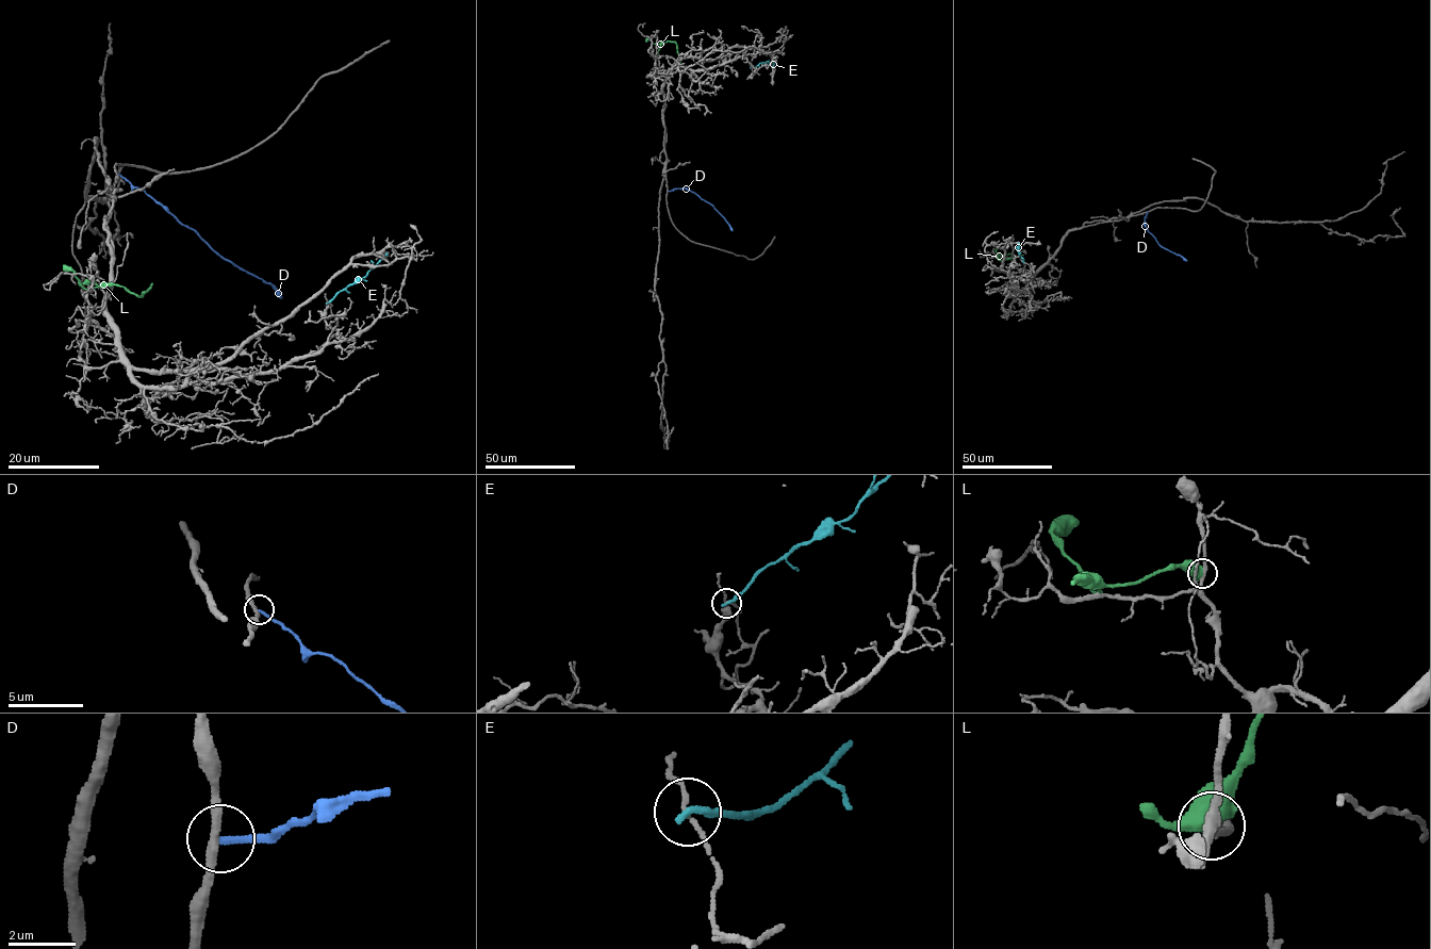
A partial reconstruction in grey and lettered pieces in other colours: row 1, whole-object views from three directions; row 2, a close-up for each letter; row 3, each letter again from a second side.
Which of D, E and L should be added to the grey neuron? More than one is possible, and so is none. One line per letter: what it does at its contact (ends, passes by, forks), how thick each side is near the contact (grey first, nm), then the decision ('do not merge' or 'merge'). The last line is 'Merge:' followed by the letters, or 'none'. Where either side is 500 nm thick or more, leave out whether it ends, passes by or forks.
D: it ends there; 280 nm thick on the grey side, 200 nm on the other; do not merge
E: it ends there; 110 nm thick on the grey side, 240 nm on the other; do not merge
L: 240 nm thick on the grey side, 600 nm on the other; do not merge
Merge: none

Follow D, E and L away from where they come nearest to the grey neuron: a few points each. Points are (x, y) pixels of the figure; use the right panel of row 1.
D: (1147, 211), (1145, 225), (1148, 231), (1163, 247), (1186, 260)
E: (1023, 262), (1017, 250), (1021, 244)
L: (1013, 255), (997, 256), (998, 259), (1023, 255)

